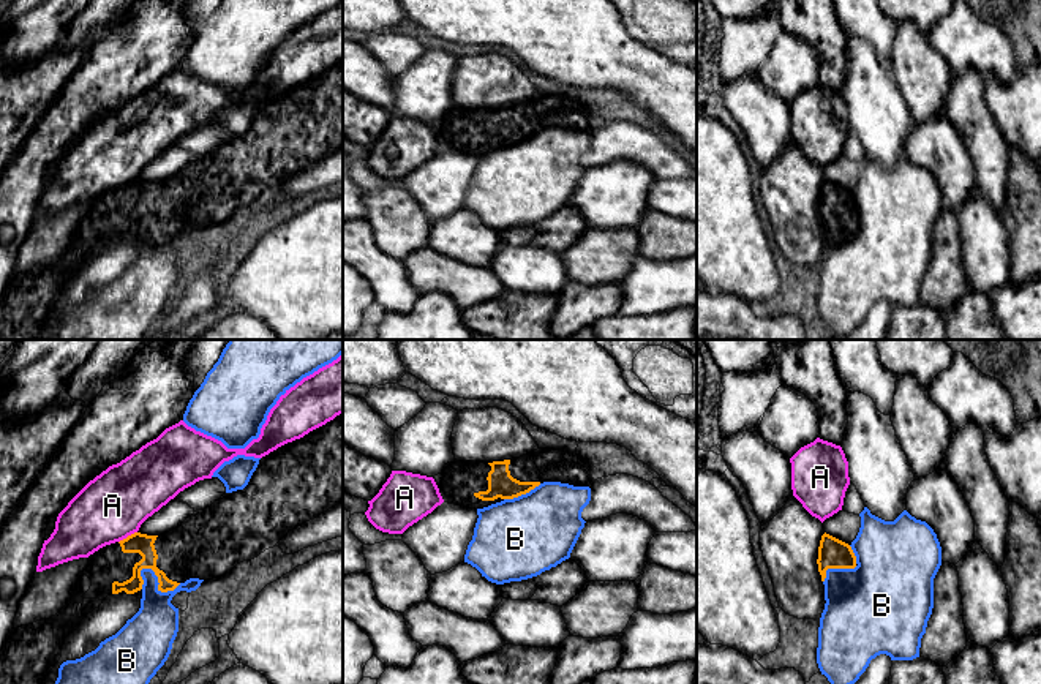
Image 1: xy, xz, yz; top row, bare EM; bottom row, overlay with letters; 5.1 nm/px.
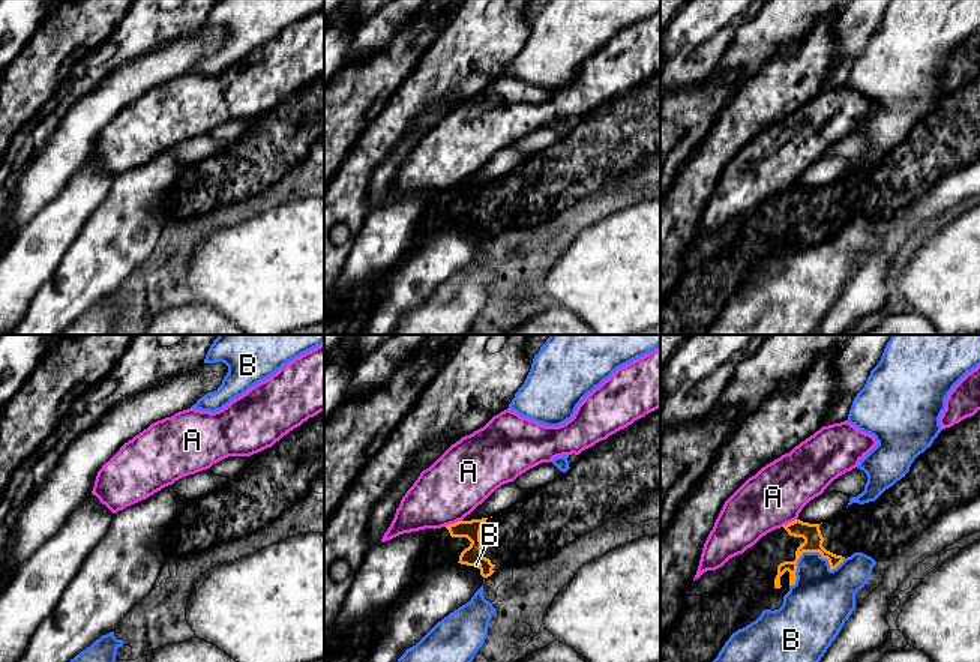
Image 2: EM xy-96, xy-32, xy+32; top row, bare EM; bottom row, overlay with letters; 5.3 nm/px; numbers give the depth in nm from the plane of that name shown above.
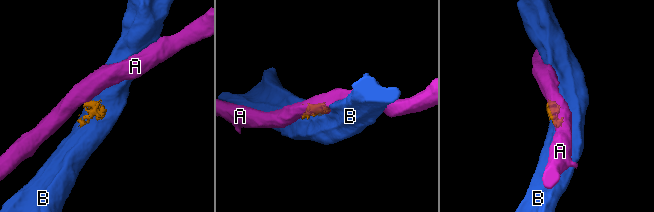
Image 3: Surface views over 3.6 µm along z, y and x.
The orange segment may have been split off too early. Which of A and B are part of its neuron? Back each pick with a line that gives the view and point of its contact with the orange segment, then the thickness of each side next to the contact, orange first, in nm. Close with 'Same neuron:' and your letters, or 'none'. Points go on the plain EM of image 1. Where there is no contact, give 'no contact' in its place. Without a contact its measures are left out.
Same neuron: none

